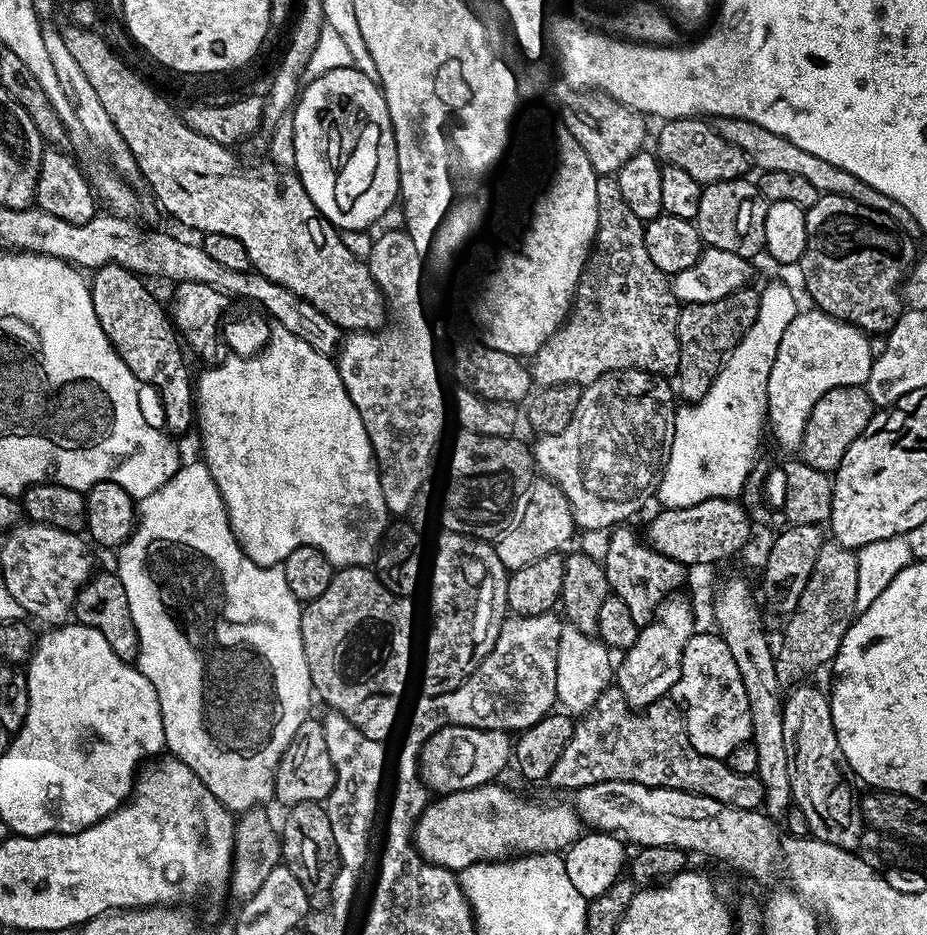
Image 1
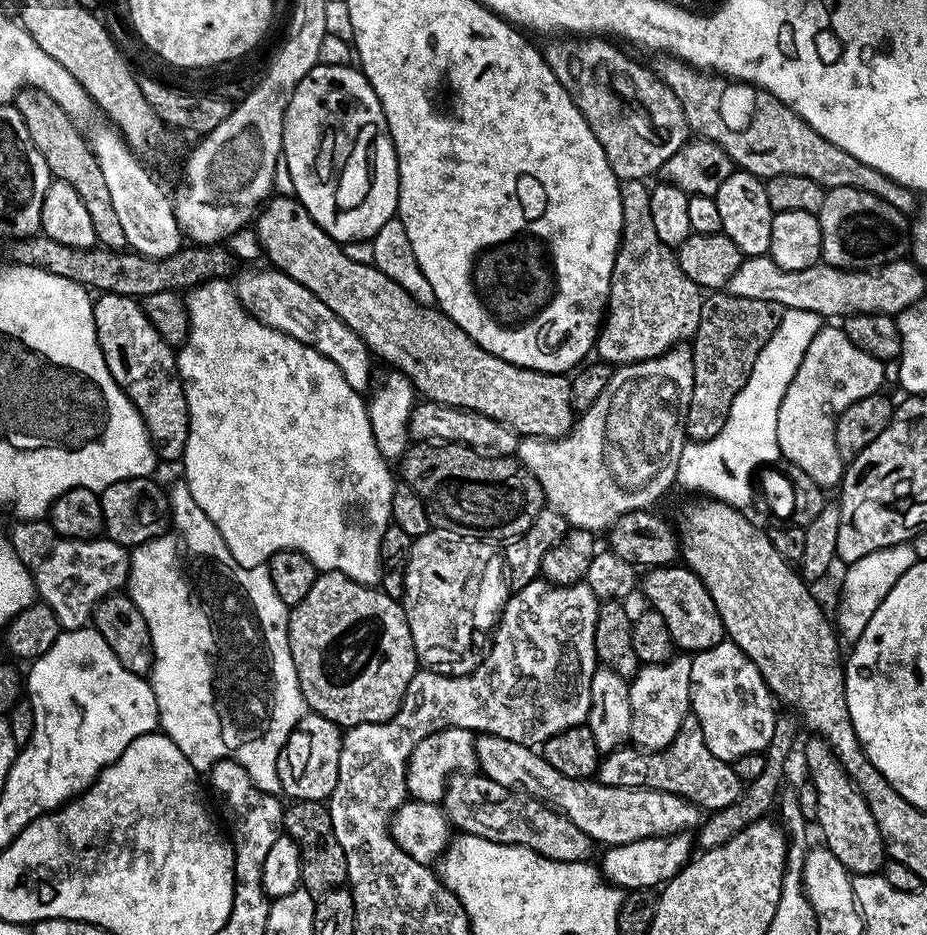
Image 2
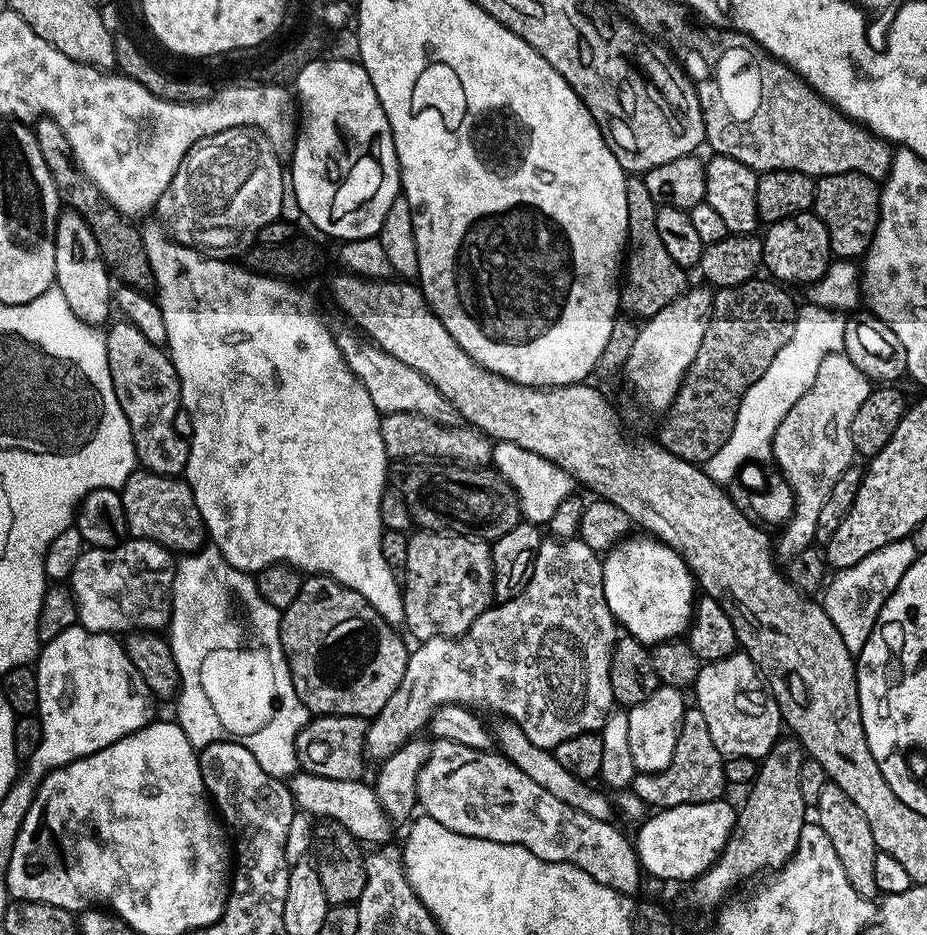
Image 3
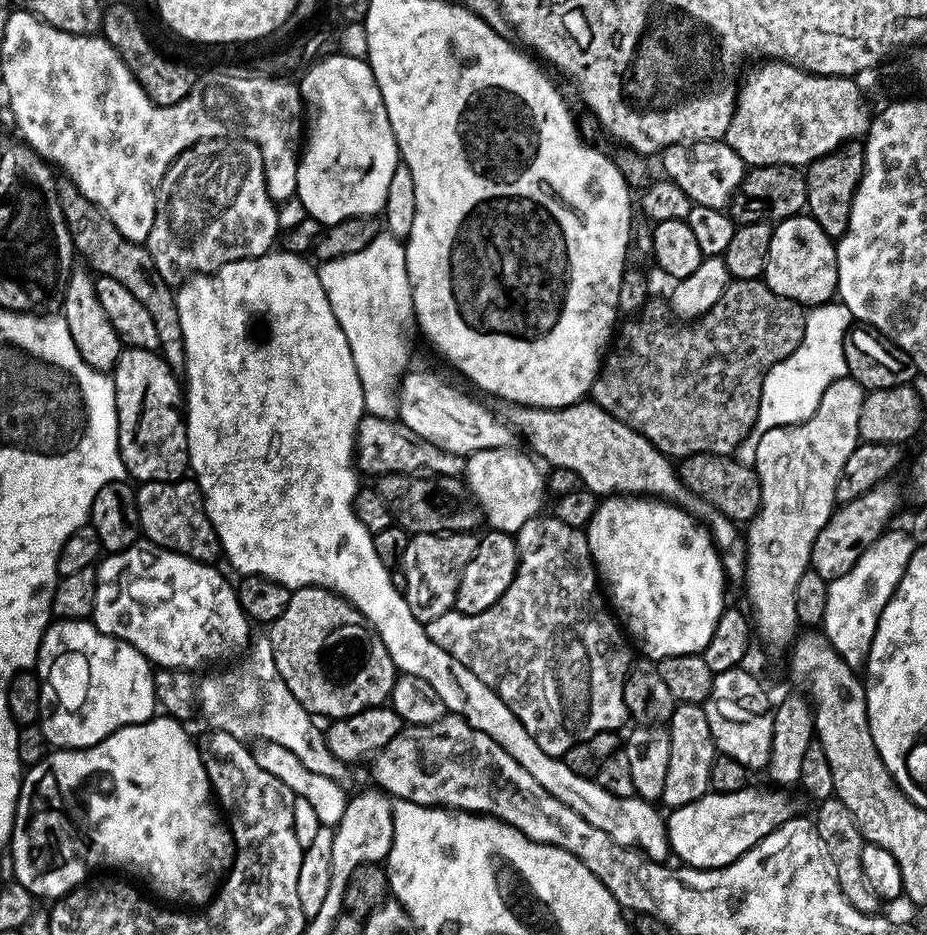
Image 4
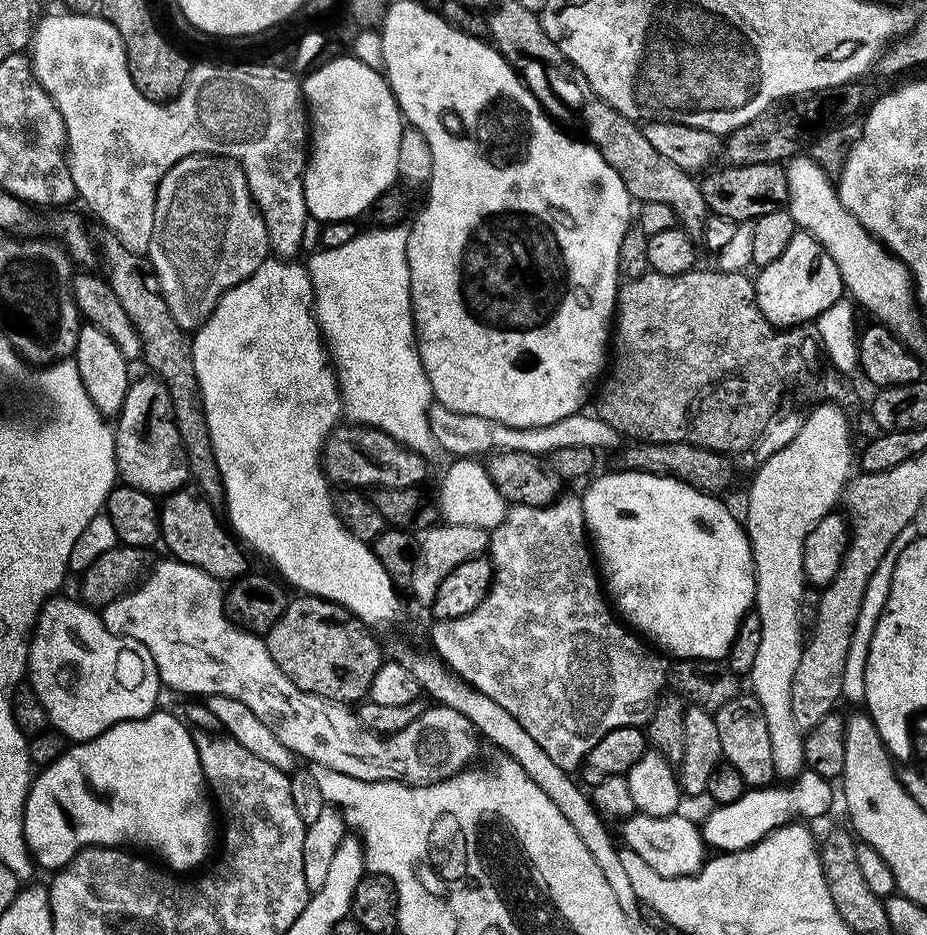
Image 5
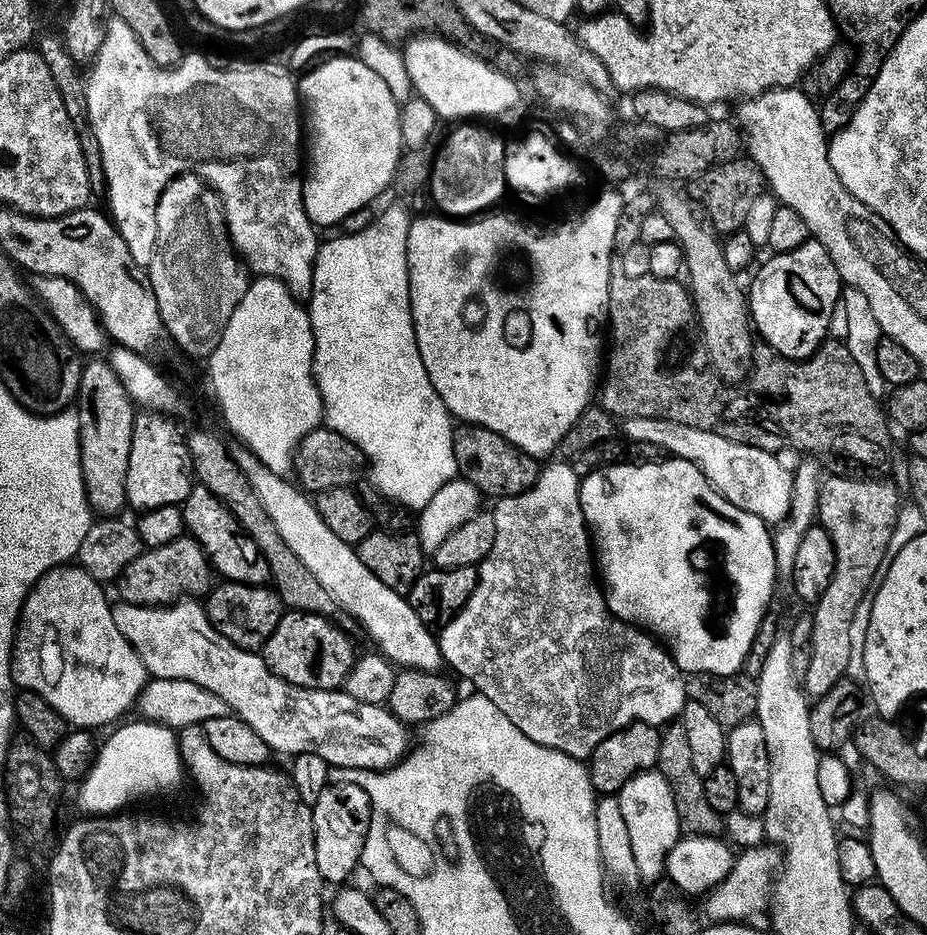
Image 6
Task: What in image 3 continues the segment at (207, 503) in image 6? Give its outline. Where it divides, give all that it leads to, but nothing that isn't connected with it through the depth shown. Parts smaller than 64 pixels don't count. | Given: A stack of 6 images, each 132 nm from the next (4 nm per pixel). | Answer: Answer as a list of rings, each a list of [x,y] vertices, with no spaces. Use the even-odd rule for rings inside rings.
[[[147,470],[130,474],[123,488],[119,489],[122,510],[126,510],[129,533],[135,539],[149,540],[176,554],[198,552],[206,544],[202,514],[194,502],[187,479],[159,476]]]

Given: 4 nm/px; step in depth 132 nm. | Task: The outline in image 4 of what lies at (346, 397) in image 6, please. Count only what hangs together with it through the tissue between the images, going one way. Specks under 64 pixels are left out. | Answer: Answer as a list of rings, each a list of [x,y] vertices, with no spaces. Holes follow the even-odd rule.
[[[384,230],[374,238],[374,242],[370,242],[370,246],[366,246],[366,250],[325,260],[319,265],[318,271],[322,290],[326,290],[326,298],[330,298],[330,310],[334,310],[334,318],[338,318],[342,334],[346,334],[346,342],[350,342],[350,354],[354,354],[358,382],[362,382],[365,413],[370,416],[395,417],[398,412],[398,385],[404,373],[409,371],[408,359],[412,356],[408,349],[408,336],[404,333],[404,323],[411,321],[414,316],[404,244]]]

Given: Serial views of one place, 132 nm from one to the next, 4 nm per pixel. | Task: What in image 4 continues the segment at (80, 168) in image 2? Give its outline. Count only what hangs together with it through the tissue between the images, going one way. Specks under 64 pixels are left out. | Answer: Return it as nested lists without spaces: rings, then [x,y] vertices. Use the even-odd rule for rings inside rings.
[[[67,178],[56,181],[56,193],[58,194],[58,206],[62,206],[64,221],[68,227],[68,233],[72,239],[73,249],[78,253],[85,265],[96,276],[114,278],[146,306],[154,326],[158,329],[158,342],[160,343],[160,355],[173,370],[183,369],[184,366],[184,343],[182,342],[182,322],[178,318],[178,306],[176,305],[175,291],[158,274],[154,262],[150,258],[147,247],[144,244],[130,242],[130,238],[122,238],[118,234],[118,226],[74,186],[74,182]]]

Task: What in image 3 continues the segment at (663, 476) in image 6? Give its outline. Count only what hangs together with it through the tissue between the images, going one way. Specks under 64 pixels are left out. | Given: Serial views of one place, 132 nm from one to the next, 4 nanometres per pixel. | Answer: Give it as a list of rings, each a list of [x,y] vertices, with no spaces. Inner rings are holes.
[[[655,538],[632,539],[621,540],[602,556],[602,590],[606,594],[606,606],[610,606],[610,614],[627,635],[647,646],[683,637],[691,625],[694,597],[698,592],[691,570],[682,557],[662,541]]]

